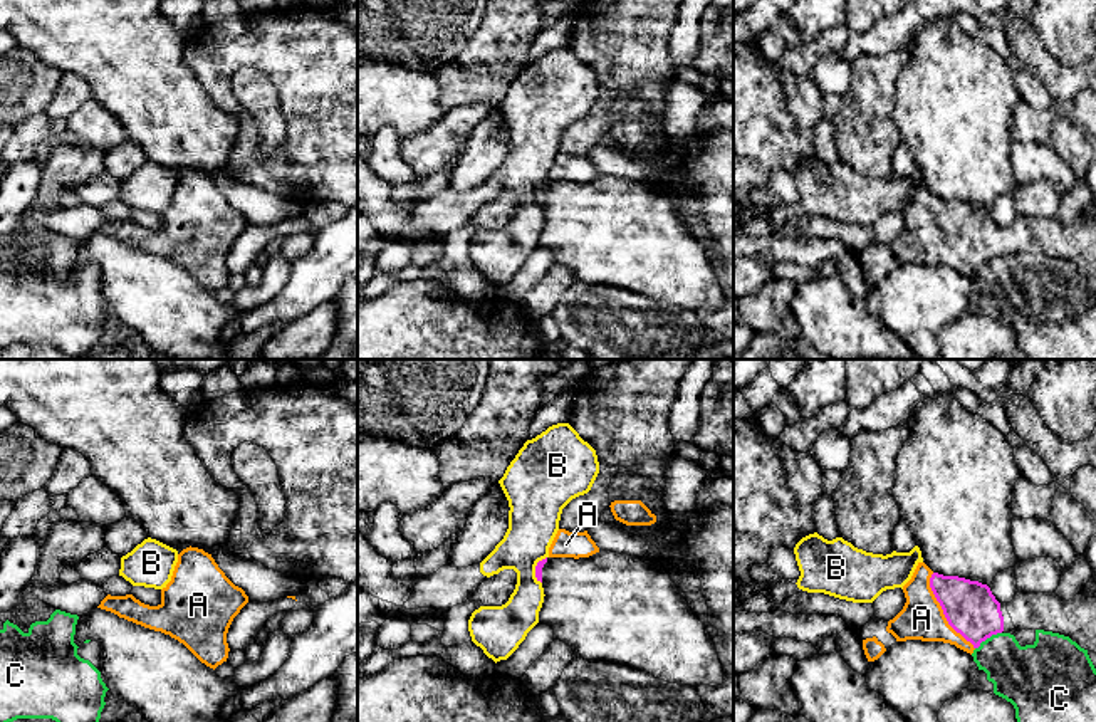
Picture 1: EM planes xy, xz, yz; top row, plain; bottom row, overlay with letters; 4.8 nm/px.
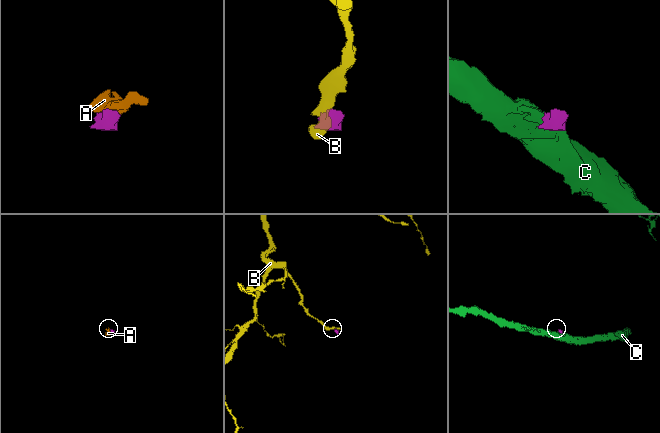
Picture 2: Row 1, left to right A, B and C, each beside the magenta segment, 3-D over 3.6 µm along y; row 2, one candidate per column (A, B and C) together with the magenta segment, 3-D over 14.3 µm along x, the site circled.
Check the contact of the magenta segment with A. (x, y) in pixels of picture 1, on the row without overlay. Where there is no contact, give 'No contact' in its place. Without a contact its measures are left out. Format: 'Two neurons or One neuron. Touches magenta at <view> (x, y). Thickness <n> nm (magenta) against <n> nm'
One neuron. Touches magenta at yz (944, 235). Thickness 260 nm (magenta) against 200 nm

